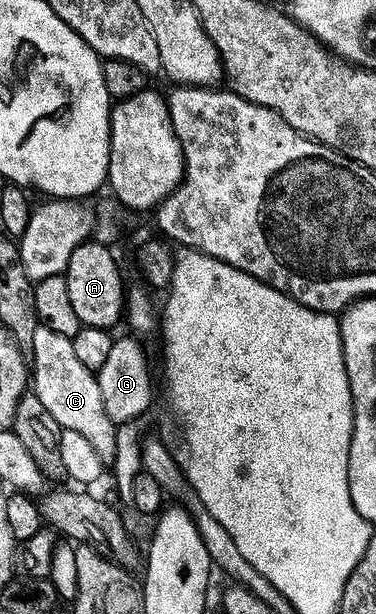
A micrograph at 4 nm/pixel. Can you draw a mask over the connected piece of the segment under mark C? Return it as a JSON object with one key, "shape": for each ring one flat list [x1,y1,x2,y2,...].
{"shape":[[42,326,35,334,33,392,62,430,79,432,90,441,101,460,107,464,114,463,119,428,107,416,98,377,81,363,72,339]]}

